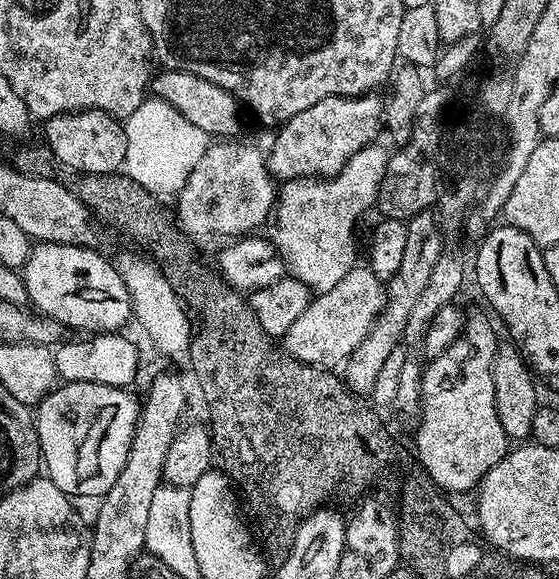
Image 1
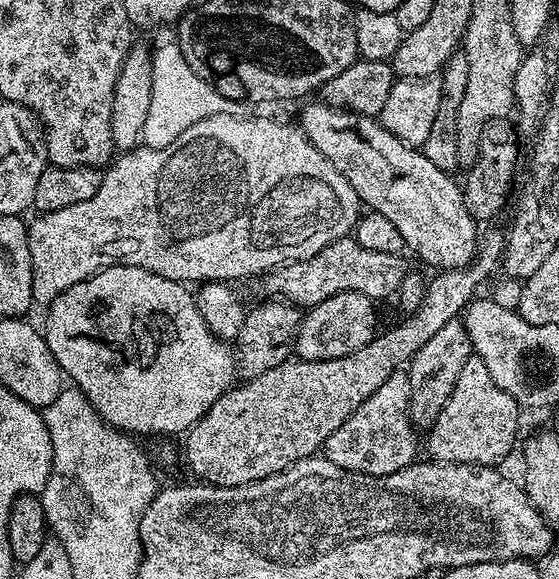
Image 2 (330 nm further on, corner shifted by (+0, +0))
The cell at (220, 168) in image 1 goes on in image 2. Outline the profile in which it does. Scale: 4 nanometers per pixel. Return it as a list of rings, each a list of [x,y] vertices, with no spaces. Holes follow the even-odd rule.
[[[219,112],[210,118],[202,118],[202,122],[194,122],[194,126],[178,134],[178,138],[170,142],[170,146],[165,148],[137,146],[117,155],[114,162],[107,165],[100,181],[100,189],[98,194],[94,194],[94,198],[86,198],[86,202],[74,202],[74,206],[66,206],[62,210],[39,213],[35,217],[37,220],[28,224],[28,245],[32,259],[32,299],[37,305],[47,306],[54,298],[58,298],[58,294],[70,290],[70,286],[116,264],[138,266],[162,278],[181,282],[189,282],[188,280],[237,282],[236,280],[244,280],[247,276],[258,278],[266,272],[271,272],[273,268],[280,267],[281,264],[305,260],[318,254],[318,250],[330,246],[330,242],[338,242],[355,229],[356,221],[361,215],[362,205],[354,186],[350,186],[350,182],[346,182],[346,178],[342,178],[338,170],[334,170],[331,162],[305,138],[299,127],[291,128],[280,120],[267,120],[264,116],[243,116],[243,114],[231,116]]]

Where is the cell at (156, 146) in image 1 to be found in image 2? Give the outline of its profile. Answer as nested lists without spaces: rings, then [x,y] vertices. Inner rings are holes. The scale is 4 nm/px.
[[[160,44],[152,52],[152,85],[150,86],[150,110],[146,114],[146,126],[142,137],[145,148],[165,148],[185,130],[190,130],[194,122],[210,118],[214,114],[237,115],[238,108],[232,100],[220,96],[216,84],[206,82],[190,70],[190,62],[182,54],[179,44]]]

